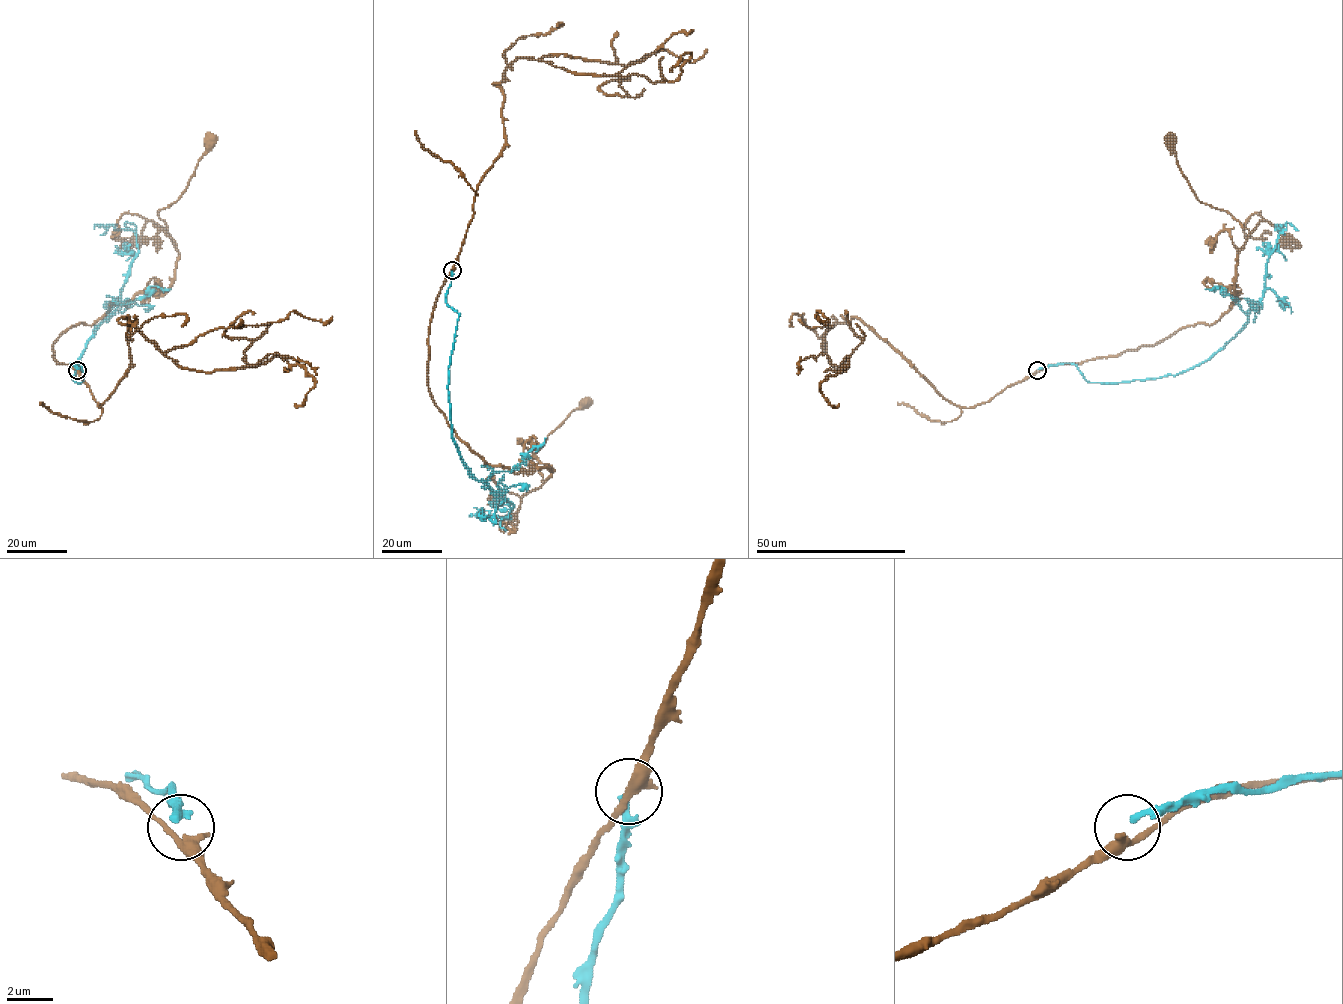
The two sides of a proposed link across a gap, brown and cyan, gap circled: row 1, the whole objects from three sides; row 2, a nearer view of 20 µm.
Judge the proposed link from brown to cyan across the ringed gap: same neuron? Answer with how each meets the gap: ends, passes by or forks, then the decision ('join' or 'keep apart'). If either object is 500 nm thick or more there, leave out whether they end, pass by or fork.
brown passes by; cyan ends; keep apart

